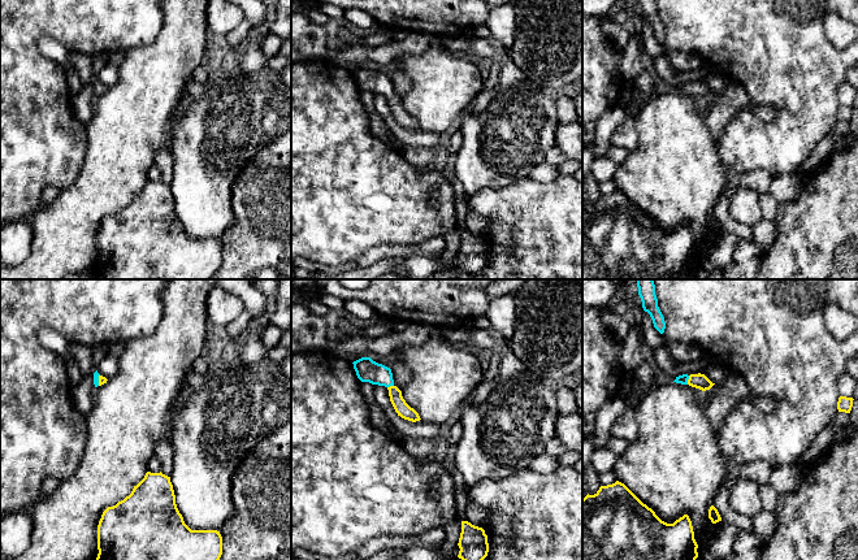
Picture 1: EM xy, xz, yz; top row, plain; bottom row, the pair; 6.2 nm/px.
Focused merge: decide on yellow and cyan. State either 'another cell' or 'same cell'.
same cell

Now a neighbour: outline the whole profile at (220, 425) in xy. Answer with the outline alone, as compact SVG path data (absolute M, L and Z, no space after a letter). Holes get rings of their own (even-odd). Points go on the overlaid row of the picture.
M217 342L204 350L205 383L169 422L168 439L173 447L173 485L176 504L191 530L217 530L234 513L231 477L242 460L266 431L263 407L268 398L266 379L257 366L226 365Z

